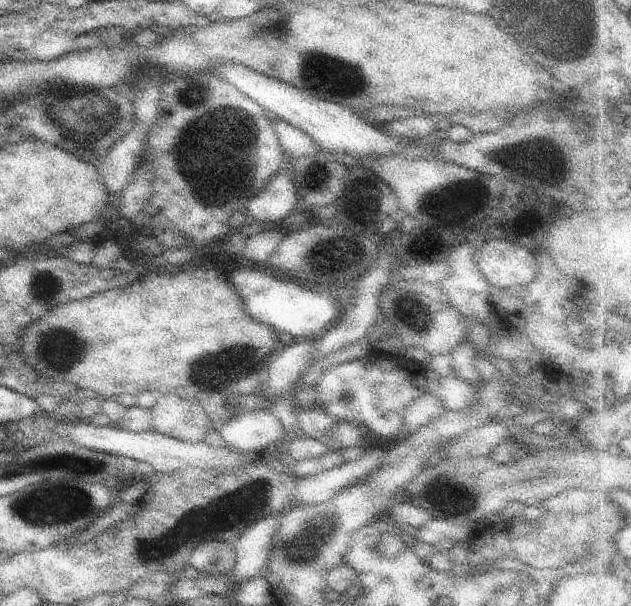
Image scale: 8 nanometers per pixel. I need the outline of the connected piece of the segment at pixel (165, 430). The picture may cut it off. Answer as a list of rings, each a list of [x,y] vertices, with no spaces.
[[[178,394],[158,395],[155,405],[151,408],[151,425],[152,429],[160,434],[191,443],[204,442],[206,434],[213,430],[210,417],[200,402],[180,398]]]

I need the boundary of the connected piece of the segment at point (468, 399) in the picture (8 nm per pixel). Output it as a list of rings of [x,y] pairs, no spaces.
[[[444,378],[442,388],[438,392],[438,398],[442,401],[442,406],[447,411],[451,410],[468,410],[476,404],[476,388],[468,384],[462,378]]]

